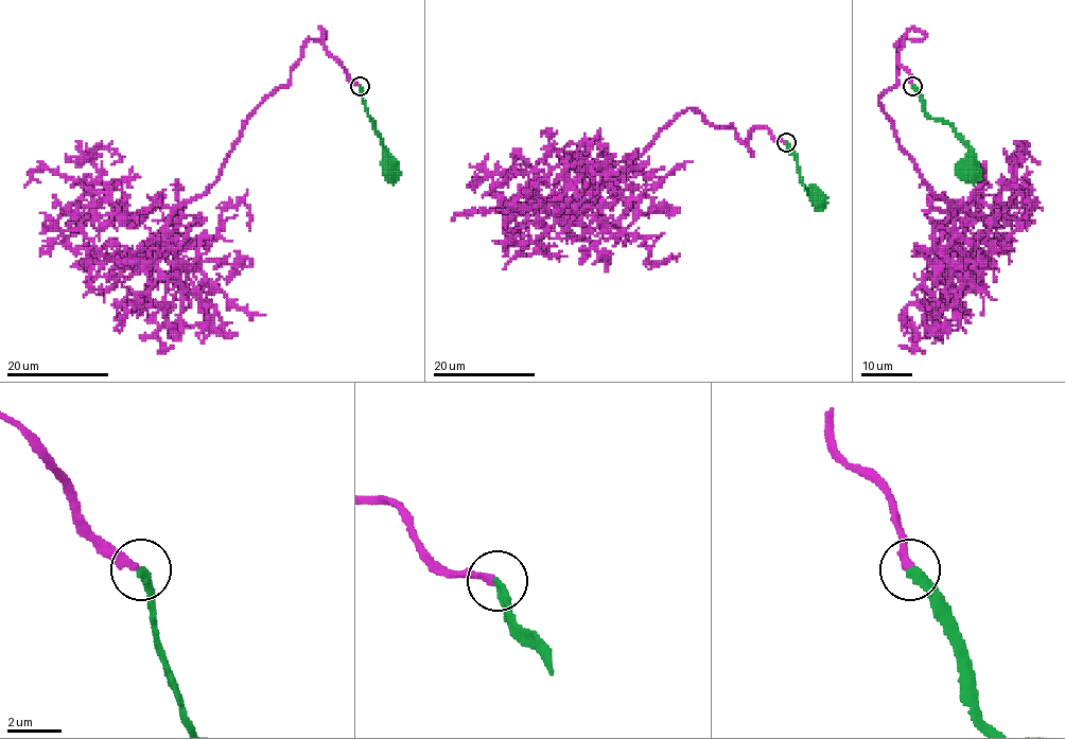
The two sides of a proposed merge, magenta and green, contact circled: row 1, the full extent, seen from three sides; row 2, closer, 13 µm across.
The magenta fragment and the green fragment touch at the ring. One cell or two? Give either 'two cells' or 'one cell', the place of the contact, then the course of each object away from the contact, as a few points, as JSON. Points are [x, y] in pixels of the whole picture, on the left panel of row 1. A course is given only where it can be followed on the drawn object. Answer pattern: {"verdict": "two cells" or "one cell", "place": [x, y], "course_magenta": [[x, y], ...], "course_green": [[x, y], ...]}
{"verdict": "one cell", "place": [360, 86], "course_magenta": [[359, 86], [320, 30], [219, 177], [171, 216], [149, 268], [52, 218], [45, 229]], "course_green": [[359, 86], [365, 109], [393, 169]]}

